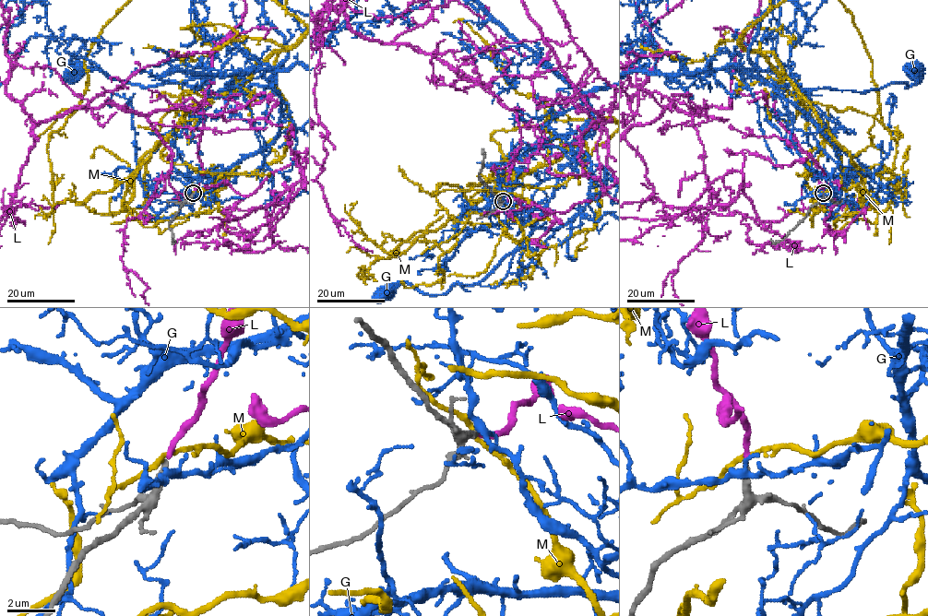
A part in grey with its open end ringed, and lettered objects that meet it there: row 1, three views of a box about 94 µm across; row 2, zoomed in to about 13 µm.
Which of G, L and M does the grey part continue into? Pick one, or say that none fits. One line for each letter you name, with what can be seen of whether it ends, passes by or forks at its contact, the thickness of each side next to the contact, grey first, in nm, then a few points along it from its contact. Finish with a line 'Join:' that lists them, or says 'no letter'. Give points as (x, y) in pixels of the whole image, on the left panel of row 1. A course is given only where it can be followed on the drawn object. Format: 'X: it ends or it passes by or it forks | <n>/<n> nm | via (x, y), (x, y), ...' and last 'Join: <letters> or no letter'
L: it ends | 280/240 nm
Join: L

